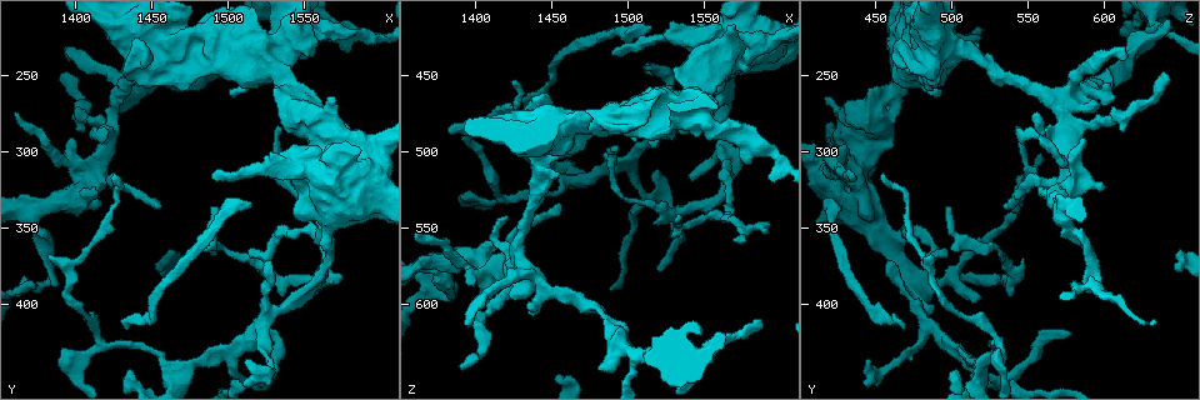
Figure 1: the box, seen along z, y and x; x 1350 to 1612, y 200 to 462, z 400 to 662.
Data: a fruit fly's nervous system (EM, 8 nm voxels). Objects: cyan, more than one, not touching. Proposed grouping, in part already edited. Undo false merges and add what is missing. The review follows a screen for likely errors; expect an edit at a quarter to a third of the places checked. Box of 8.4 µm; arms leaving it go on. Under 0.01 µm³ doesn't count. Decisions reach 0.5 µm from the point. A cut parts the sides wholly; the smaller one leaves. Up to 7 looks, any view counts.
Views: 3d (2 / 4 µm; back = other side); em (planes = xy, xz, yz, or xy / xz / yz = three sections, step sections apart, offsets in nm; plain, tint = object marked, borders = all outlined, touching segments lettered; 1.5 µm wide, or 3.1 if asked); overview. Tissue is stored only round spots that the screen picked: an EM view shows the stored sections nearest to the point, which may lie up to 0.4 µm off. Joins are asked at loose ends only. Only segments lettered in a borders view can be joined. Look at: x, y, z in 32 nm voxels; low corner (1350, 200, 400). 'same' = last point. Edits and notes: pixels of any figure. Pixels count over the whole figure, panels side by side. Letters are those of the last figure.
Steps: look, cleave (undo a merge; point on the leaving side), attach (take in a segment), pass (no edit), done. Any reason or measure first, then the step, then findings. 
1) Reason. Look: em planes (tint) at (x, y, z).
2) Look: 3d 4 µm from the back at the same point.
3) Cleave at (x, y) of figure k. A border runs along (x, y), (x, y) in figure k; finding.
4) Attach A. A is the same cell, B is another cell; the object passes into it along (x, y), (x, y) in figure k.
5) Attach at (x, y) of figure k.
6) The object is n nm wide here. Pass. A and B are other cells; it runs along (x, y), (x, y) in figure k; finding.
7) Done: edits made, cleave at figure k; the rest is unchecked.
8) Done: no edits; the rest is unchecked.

An open end. Look: 3d 4 µm at (1390, 252, 640).

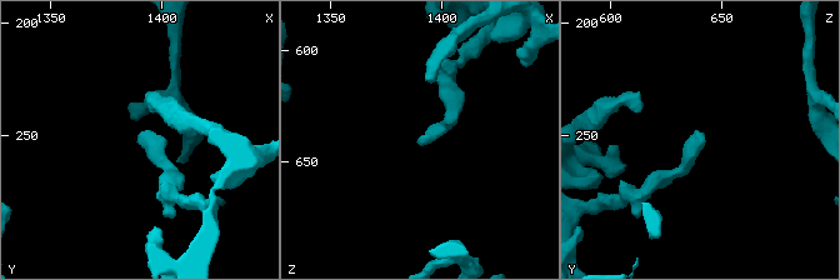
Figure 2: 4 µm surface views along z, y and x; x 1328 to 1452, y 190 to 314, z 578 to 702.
Need the tissue. Look: em planes (borders) at (1391, 253, 643).

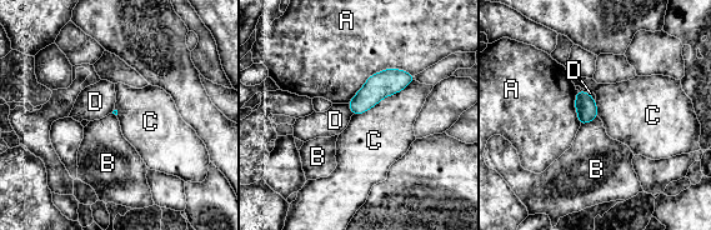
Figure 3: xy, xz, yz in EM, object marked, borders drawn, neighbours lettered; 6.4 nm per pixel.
Pass. A, B, C and D are other cells; a border runs along (414, 80), (353, 115) in figure 3; no lettered segment goes on from it.

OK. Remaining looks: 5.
Free end. Look: 3d 4 µm at (1588, 222, 612).

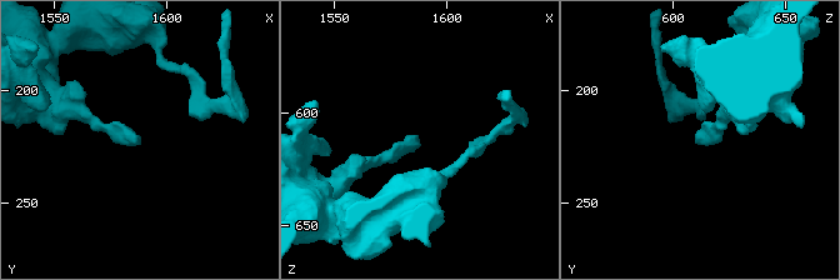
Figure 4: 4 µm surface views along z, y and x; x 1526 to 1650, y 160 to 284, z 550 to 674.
Look: em planes (borders) at (1589, 221, 612).

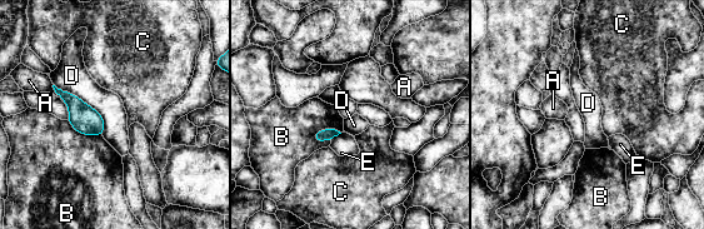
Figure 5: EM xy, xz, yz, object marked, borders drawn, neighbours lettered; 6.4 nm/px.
Pass. A, B, C, D and E are other cells; a border runs along (54, 84), (90, 105), (104, 133) in figure 5; none of them fits.

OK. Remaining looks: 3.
Look: em xz step 4 (borders) at (1432, 416, 470).

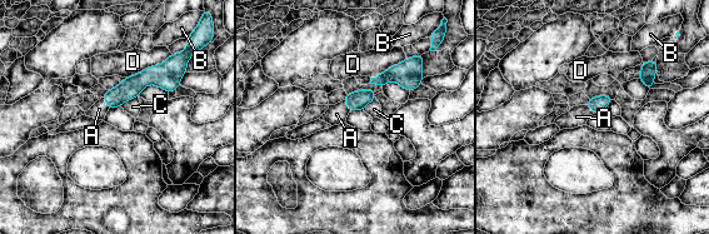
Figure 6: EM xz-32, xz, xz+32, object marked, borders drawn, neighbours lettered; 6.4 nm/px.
The object is 100 nm wide here. Attach A. A is the same cell, B, C and D are other cells; it goes on there.

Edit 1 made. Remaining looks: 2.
Done: edits made, attach at figure 6; the rest is unchecked.

